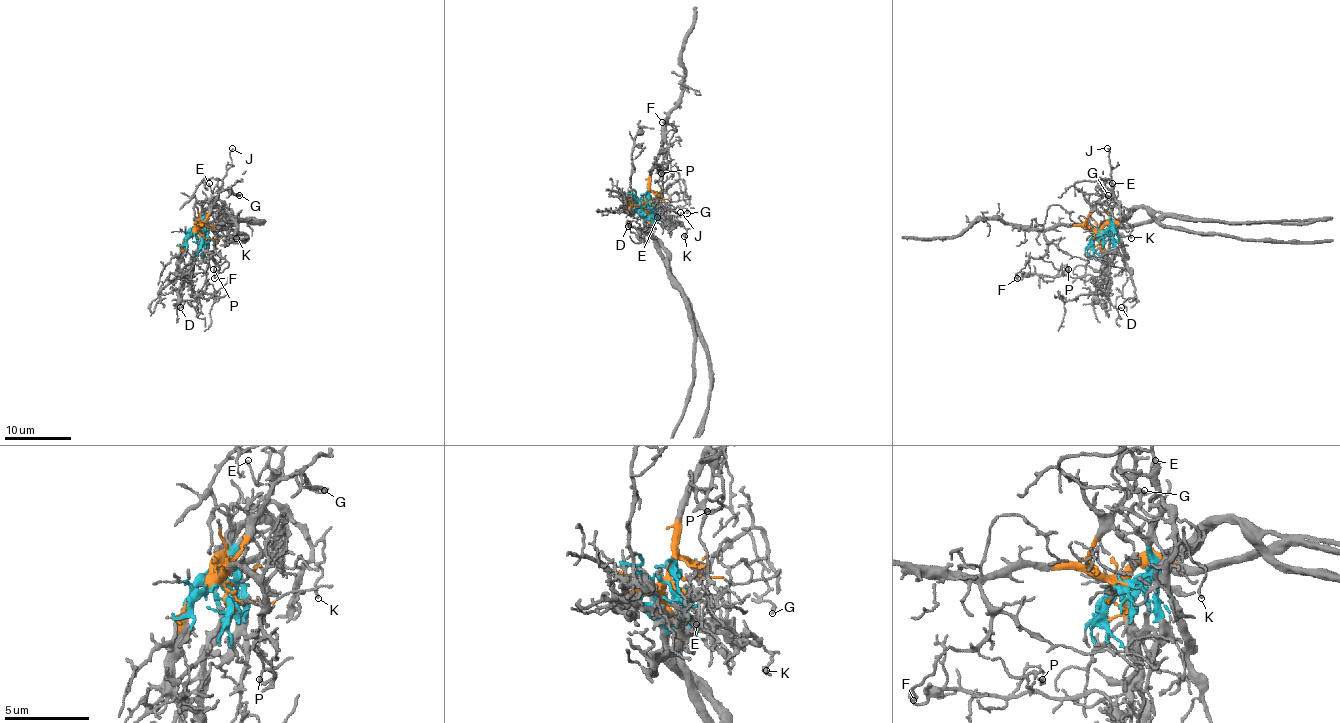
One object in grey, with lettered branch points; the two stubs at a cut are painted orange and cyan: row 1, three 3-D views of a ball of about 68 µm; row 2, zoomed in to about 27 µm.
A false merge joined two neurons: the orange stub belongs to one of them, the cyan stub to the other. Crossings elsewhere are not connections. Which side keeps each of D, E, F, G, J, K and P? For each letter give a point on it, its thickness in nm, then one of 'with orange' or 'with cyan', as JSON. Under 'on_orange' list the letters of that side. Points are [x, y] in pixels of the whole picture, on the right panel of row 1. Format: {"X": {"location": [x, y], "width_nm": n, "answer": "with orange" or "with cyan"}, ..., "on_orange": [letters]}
{"D": {"location": [1121, 307], "width_nm": 130, "answer": "with cyan"}, "E": {"location": [1112, 183], "width_nm": 100, "answer": "with cyan"}, "F": {"location": [1017, 278], "width_nm": 130, "answer": "with orange"}, "G": {"location": [1108, 195], "width_nm": 170, "answer": "with orange"}, "J": {"location": [1107, 148], "width_nm": 100, "answer": "with cyan"}, "K": {"location": [1131, 238], "width_nm": 140, "answer": "with cyan"}, "P": {"location": [1068, 269], "width_nm": 170, "answer": "with orange"}, "on_orange": ["F", "G", "P"]}

